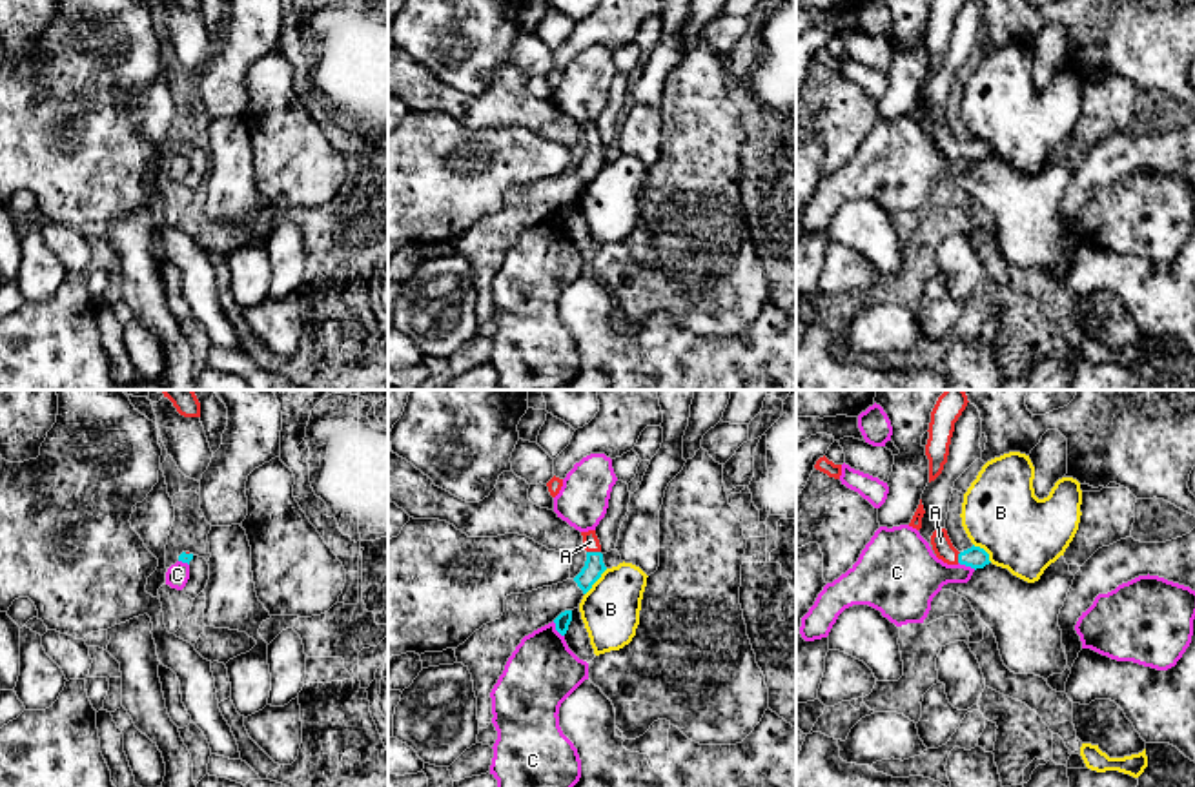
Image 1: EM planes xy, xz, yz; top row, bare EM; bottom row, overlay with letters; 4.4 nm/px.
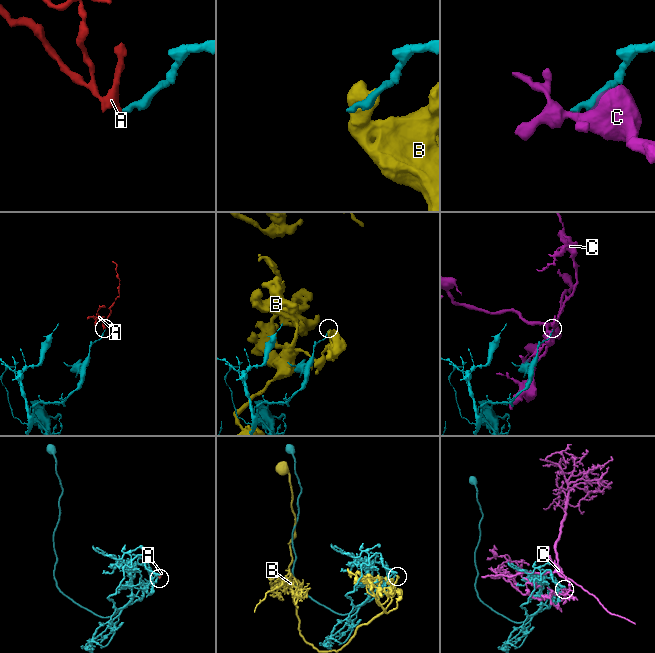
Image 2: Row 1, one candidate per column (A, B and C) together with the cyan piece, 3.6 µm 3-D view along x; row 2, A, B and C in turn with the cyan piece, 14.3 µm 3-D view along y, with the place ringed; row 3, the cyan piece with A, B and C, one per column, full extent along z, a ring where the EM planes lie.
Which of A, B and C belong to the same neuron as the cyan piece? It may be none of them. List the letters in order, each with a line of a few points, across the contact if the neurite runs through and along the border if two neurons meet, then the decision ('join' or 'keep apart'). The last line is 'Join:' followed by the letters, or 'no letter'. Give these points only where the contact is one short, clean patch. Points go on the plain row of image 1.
A: line xz (594, 159), (594, 144), (591, 133); join
B: keep apart
C: keep apart
Join: A

